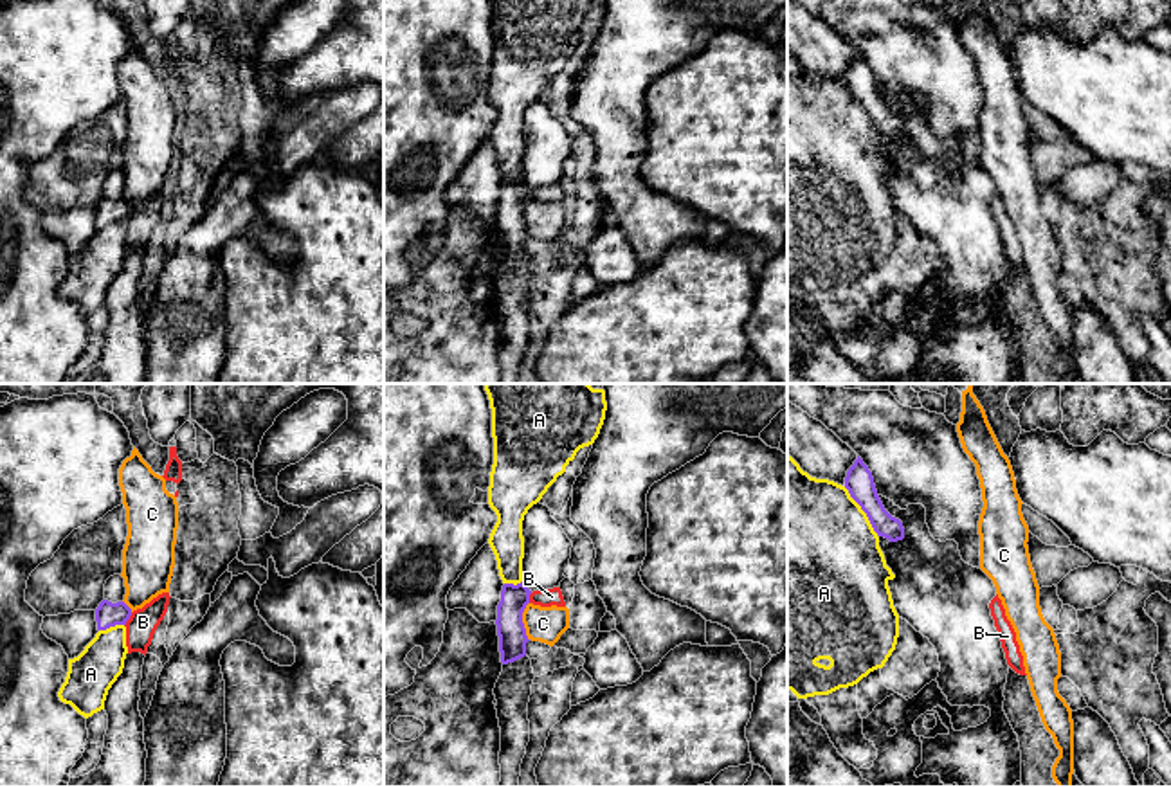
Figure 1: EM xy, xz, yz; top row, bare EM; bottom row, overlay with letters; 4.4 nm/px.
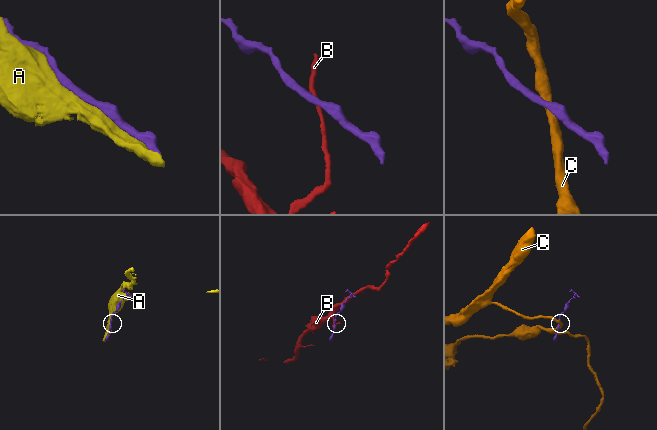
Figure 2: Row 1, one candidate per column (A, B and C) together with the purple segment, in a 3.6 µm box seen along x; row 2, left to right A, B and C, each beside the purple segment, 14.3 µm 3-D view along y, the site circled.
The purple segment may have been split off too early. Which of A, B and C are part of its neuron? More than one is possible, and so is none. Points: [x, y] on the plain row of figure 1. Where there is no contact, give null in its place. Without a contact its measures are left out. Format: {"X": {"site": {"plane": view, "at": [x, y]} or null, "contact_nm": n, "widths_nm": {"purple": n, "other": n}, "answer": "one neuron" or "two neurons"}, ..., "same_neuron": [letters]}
{"A": {"site": {"plane": "yz", "at": [862, 105]}, "contact_nm": 260, "widths_nm": {"purple": 130, "other": 500}, "answer": "two neurons"}, "B": {"site": {"plane": "xy", "at": [128, 215]}, "contact_nm": 70, "widths_nm": {"purple": 110, "other": 130}, "answer": "two neurons"}, "C": {"site": {"plane": "xz", "at": [521, 218]}, "contact_nm": 180, "widths_nm": {"purple": 130, "other": 160}, "answer": "two neurons"}, "same_neuron": []}

